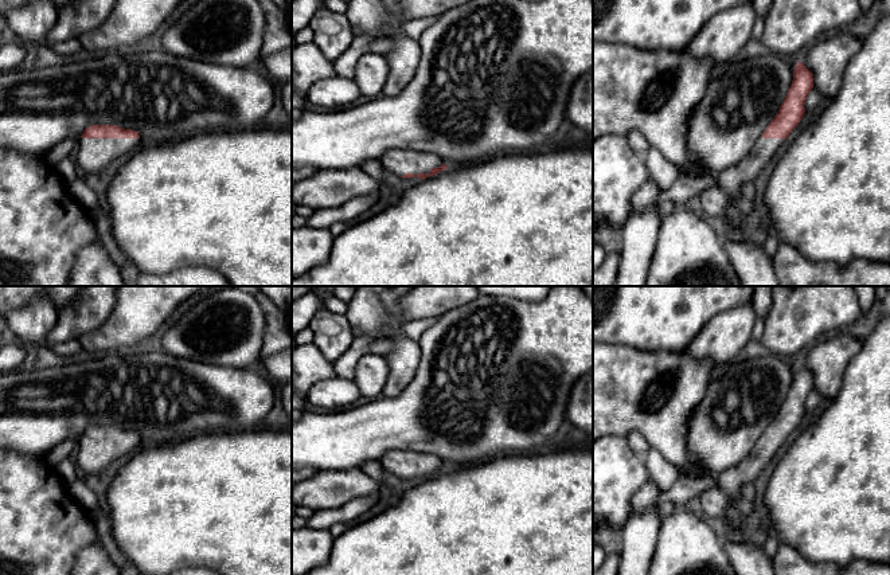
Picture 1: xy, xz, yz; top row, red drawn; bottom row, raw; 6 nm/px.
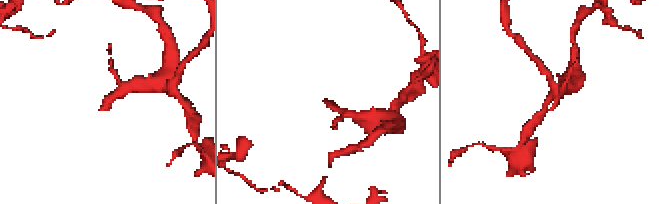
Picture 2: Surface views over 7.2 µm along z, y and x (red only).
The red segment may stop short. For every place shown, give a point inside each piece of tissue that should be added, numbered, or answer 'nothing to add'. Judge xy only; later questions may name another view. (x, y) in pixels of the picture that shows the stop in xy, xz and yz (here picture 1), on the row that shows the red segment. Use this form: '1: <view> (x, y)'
1: xy (93, 155)

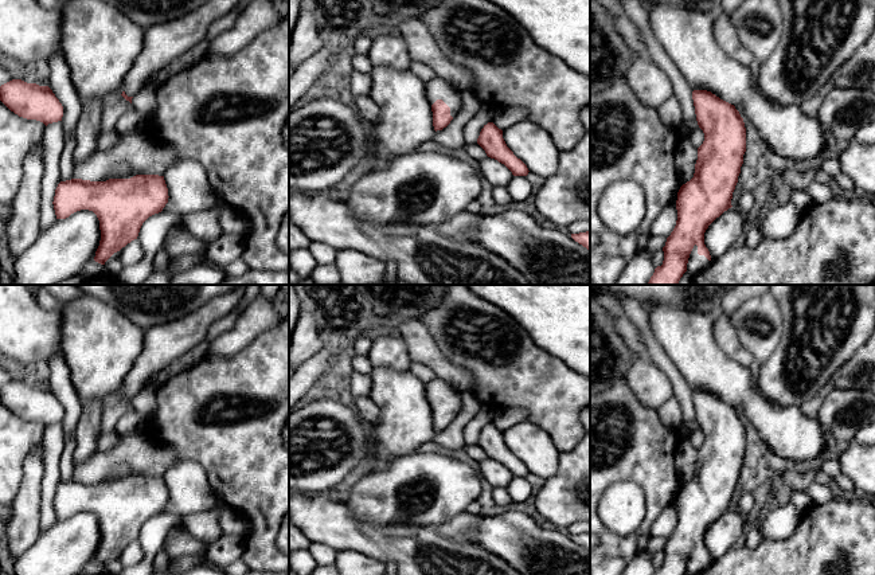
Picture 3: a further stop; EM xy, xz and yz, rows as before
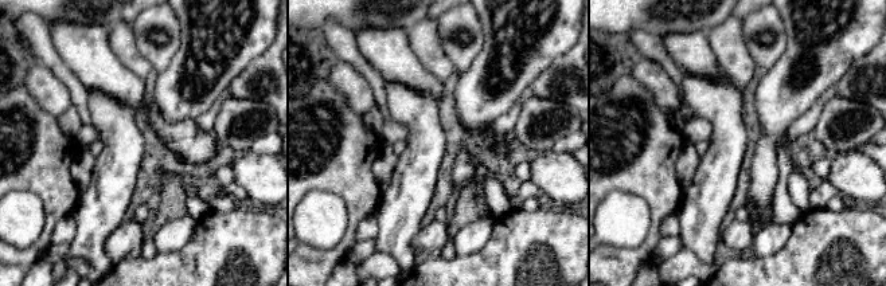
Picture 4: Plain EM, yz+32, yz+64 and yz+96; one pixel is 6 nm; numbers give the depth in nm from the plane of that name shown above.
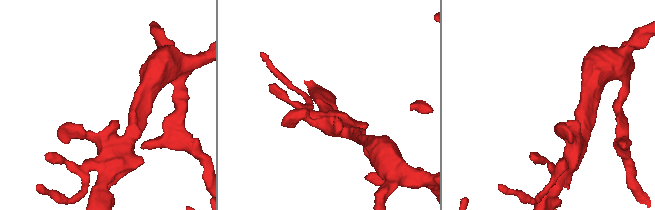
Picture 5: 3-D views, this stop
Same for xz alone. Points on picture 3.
1: xz (436, 89)

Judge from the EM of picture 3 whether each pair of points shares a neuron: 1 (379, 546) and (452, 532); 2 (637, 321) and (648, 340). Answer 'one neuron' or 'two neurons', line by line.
1: one neuron
2: one neuron

